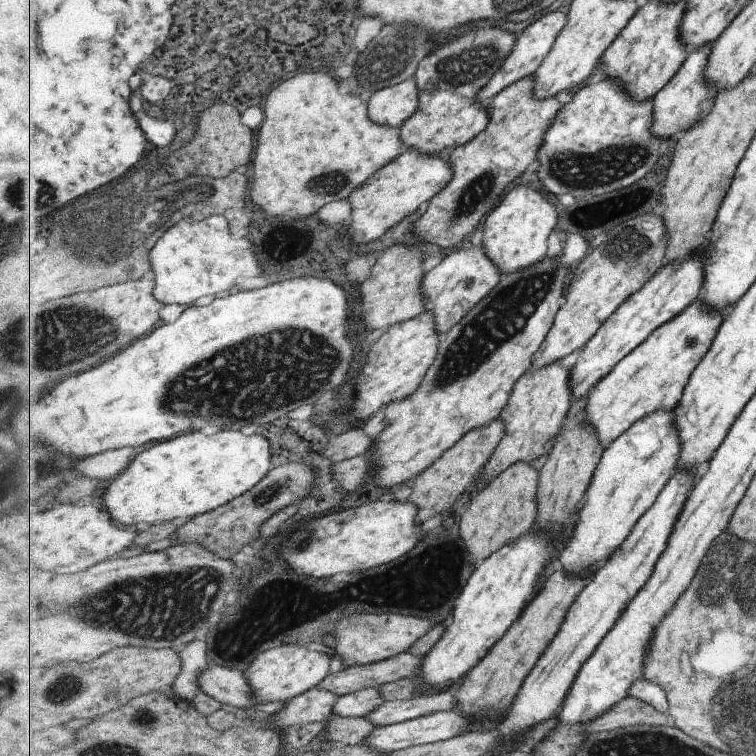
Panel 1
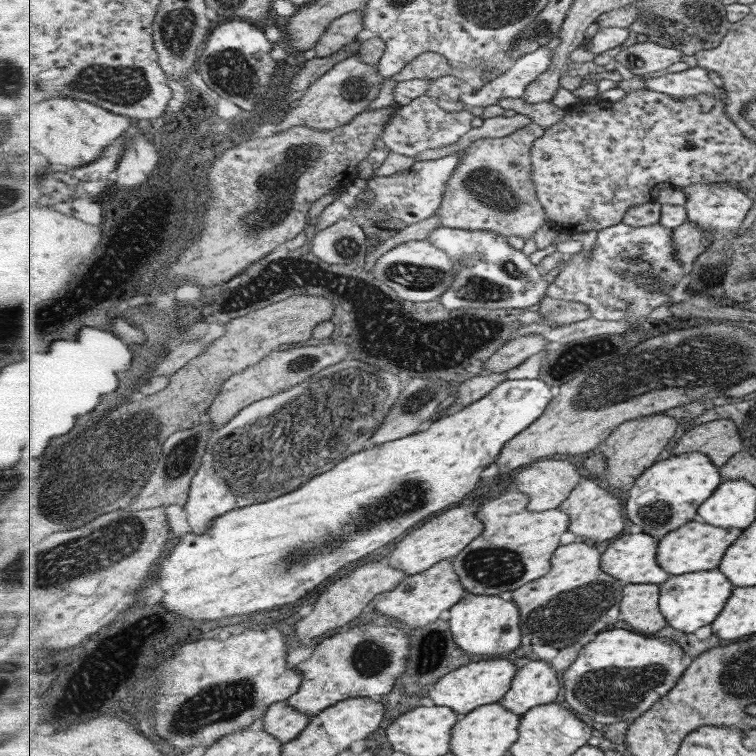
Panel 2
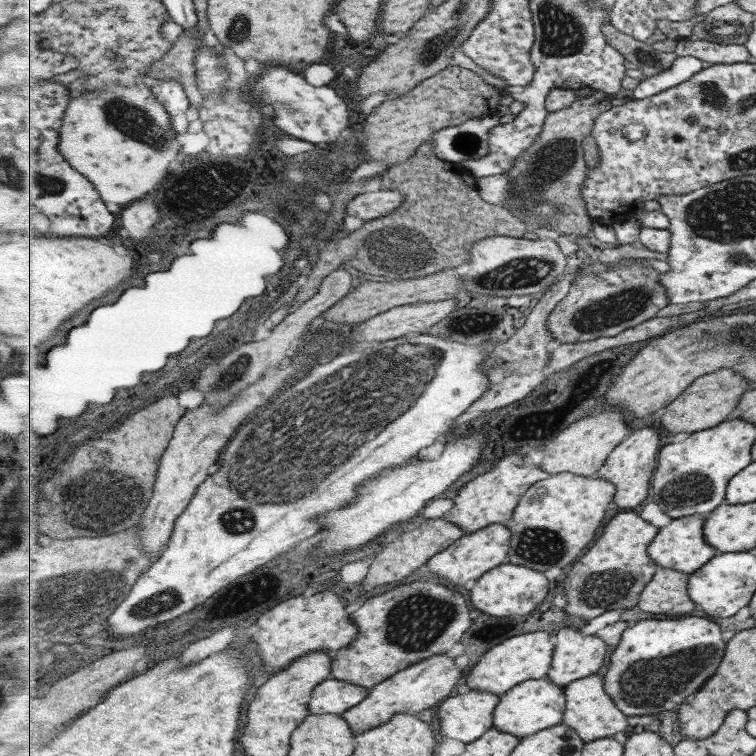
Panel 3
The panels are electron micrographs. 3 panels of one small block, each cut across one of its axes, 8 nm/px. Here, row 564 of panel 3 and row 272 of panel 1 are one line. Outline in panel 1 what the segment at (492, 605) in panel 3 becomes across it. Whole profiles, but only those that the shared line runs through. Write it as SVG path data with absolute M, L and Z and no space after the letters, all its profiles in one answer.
M517 184L501 198L497 208L487 218L483 230L483 244L487 248L485 252L487 256L491 256L504 276L525 270L547 258L547 240L559 224L559 214L551 203L553 200L548 200L549 196L546 194L543 196L542 191L544 190L533 190L528 185Z

